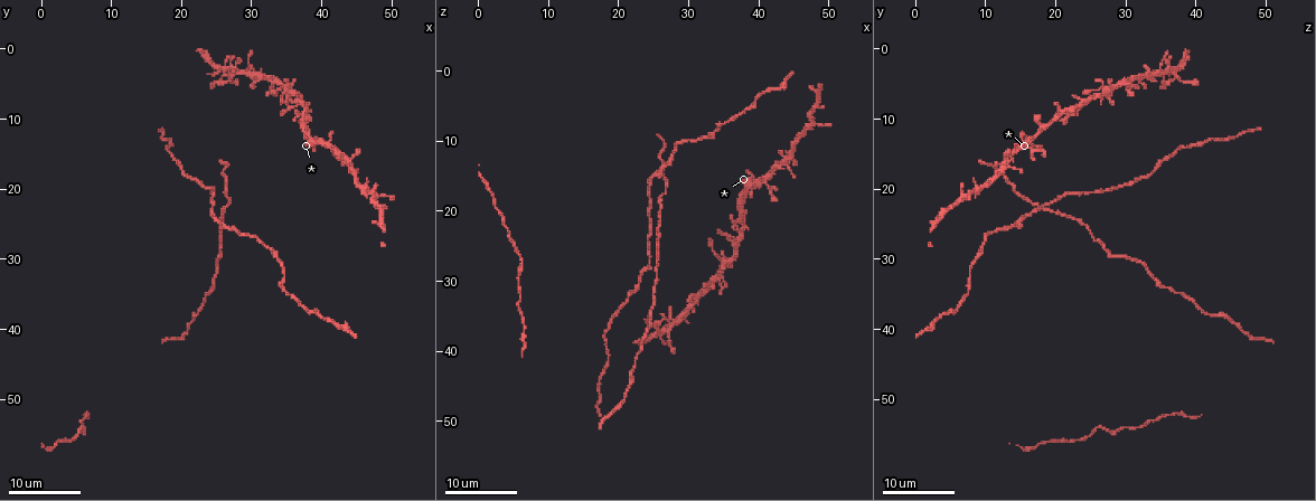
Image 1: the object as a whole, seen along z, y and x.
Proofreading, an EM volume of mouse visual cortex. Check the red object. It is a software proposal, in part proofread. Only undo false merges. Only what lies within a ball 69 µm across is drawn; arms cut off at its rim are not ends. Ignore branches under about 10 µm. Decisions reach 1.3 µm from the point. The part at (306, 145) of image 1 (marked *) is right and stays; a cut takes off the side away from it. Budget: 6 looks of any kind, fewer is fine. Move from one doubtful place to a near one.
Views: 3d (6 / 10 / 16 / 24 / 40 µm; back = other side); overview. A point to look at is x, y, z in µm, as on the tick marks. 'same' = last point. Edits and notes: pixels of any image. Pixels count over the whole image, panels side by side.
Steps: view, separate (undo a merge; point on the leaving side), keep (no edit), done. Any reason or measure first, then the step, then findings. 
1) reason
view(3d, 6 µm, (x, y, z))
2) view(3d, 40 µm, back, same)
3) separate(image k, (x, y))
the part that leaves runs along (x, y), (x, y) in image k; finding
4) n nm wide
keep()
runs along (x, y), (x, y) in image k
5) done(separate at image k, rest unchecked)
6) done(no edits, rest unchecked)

a narrow waist
view(3d, 24 µm, (34.5, 35.0, 7.5))

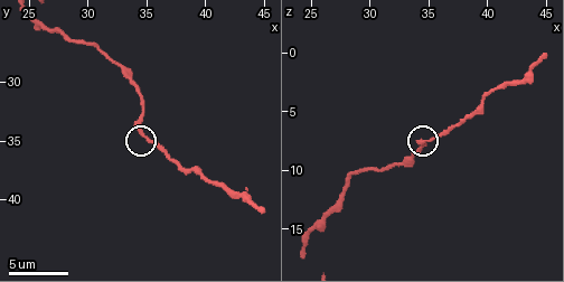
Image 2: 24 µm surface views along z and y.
view(3d, 6 µm, (34.8, 34.6, 7.6))

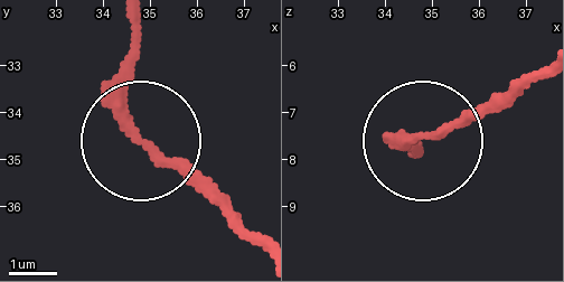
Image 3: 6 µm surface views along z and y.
200 nm wide
keep()
runs along (128, 18), (128, 127), (240, 231) in image 3; one cell here

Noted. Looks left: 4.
four-way junction
view(3d, 16 µm, (39.0, 13.0, 16.0))

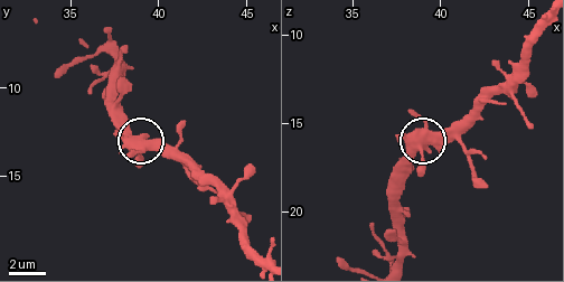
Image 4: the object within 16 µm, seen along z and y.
view(3d, 10 µm, (38.7, 12.9, 16.4))

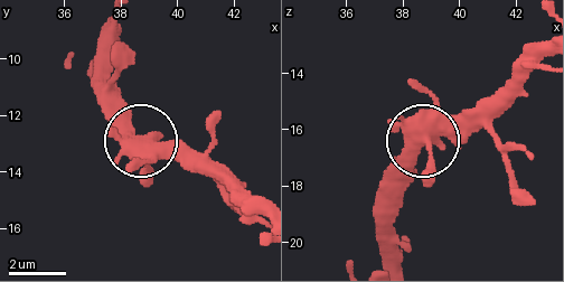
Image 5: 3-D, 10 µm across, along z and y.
side arm 25 µm
keep()
continuous, no second cell

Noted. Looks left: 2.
view(3d, 6 µm, (39.4, 37.8, 4.6))

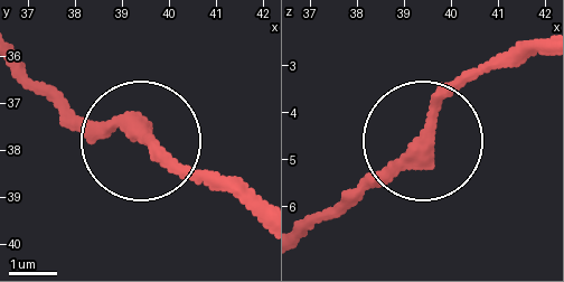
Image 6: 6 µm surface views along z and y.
keep()
runs along (27, 73), (216, 189) in image 6; one cell here

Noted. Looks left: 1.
done(no edits, rest unchecked)

